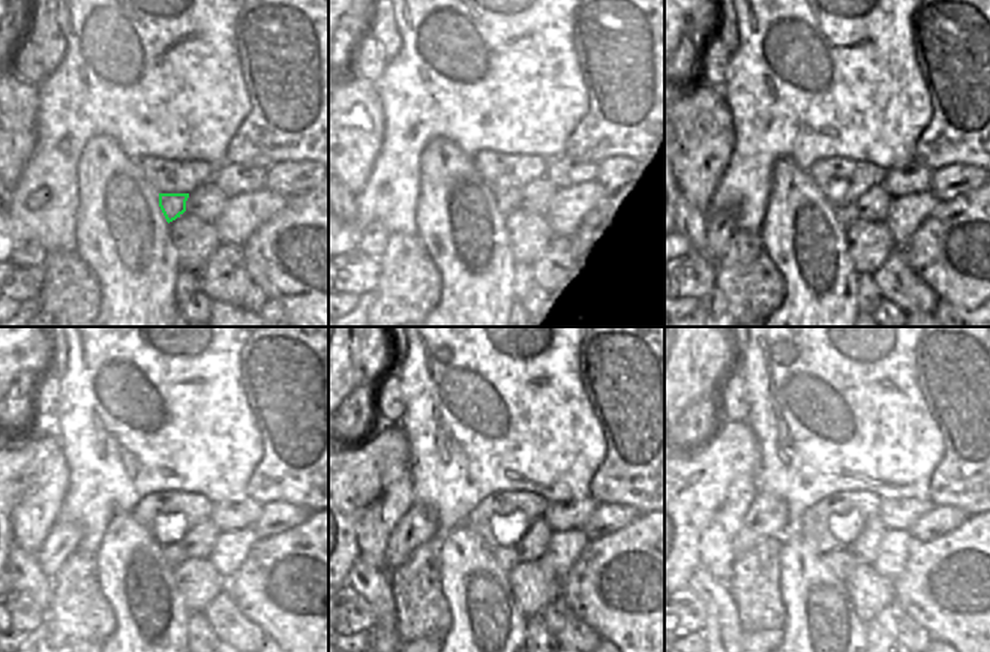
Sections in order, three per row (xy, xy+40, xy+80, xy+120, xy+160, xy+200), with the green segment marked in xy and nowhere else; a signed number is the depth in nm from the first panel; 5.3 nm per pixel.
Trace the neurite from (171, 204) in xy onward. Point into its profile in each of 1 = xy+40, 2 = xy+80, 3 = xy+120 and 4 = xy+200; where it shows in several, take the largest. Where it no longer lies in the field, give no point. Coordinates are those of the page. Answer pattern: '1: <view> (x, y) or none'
1: xy+40 (507, 201)
2: xy+80 (848, 215)
3: xy+120 (174, 553)
4: xy+200 (840, 562)

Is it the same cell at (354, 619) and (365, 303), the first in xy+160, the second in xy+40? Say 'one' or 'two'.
two

